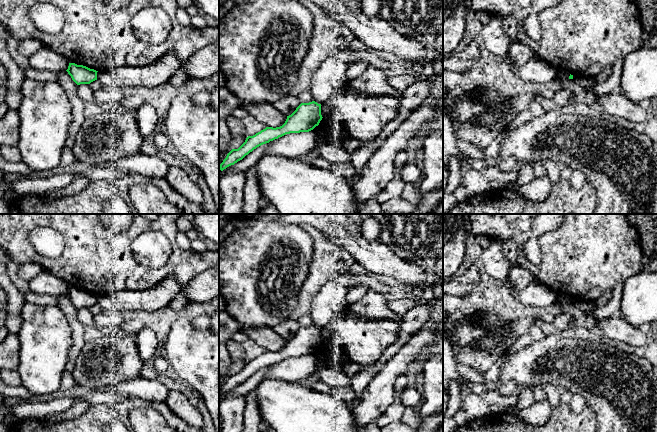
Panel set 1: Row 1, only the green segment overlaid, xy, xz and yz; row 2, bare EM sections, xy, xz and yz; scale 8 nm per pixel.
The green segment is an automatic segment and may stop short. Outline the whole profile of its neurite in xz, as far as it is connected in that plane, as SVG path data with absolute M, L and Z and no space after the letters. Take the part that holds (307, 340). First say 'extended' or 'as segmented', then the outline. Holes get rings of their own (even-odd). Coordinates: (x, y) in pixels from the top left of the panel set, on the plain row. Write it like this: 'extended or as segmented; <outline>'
as segmented; M315 325L301 327L280 351L266 351L253 360L248 360L238 372L232 373L219 389L221 395L242 384L257 371L269 367L290 357L309 356L319 349L322 344L321 328Z

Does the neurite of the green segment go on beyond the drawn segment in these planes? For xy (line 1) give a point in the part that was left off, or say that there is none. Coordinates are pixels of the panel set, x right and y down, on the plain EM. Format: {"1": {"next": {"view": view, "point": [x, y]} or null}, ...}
{"1": {"next": null}}

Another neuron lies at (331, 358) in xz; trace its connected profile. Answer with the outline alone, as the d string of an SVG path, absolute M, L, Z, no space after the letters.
M322 342L320 347L323 346L325 347L324 351L316 350L313 353L319 369L339 370L350 378L361 370L362 365L351 361L341 347Z

